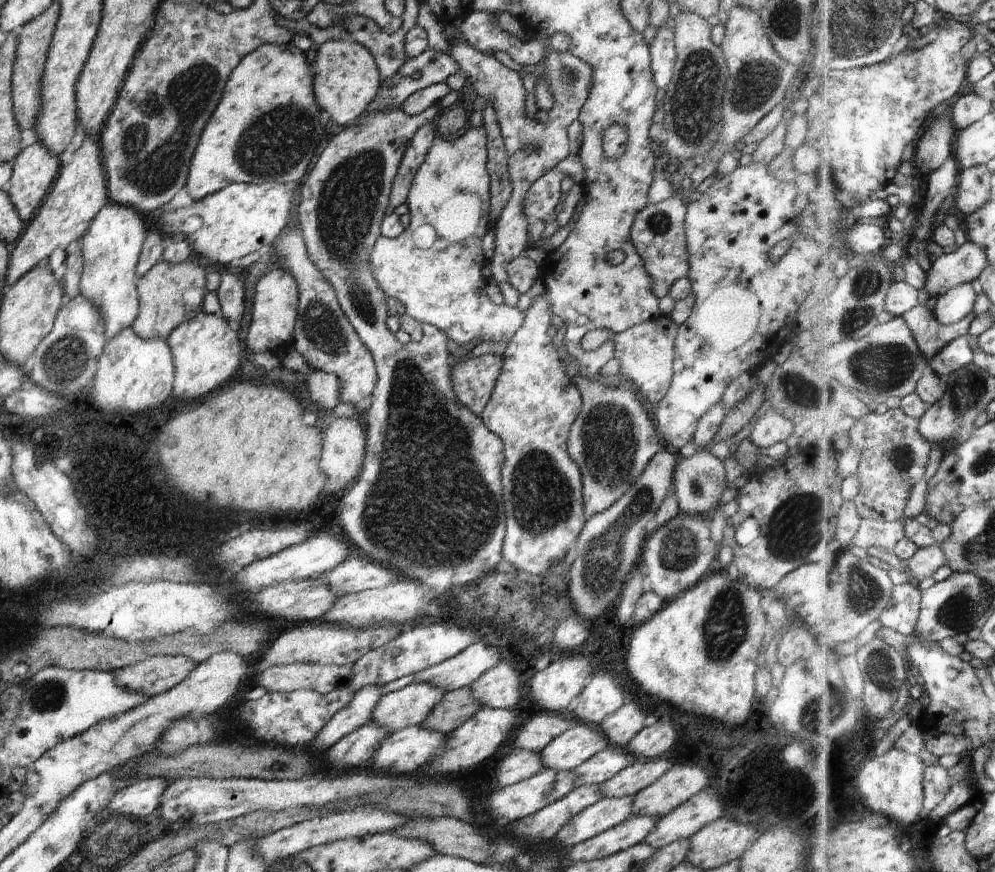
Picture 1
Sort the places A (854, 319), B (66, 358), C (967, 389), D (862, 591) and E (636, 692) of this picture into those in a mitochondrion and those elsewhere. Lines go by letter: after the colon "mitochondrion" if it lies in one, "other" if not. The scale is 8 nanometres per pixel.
A: mitochondrion
B: mitochondrion
C: mitochondrion
D: mitochondrion
E: other

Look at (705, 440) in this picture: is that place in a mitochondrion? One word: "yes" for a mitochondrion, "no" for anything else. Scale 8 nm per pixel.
no

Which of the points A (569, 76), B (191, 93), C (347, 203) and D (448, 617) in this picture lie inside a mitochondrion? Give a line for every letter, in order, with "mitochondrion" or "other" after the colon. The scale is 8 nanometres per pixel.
A: mitochondrion
B: mitochondrion
C: mitochondrion
D: other

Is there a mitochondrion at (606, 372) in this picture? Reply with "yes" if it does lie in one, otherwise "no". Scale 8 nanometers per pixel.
no

